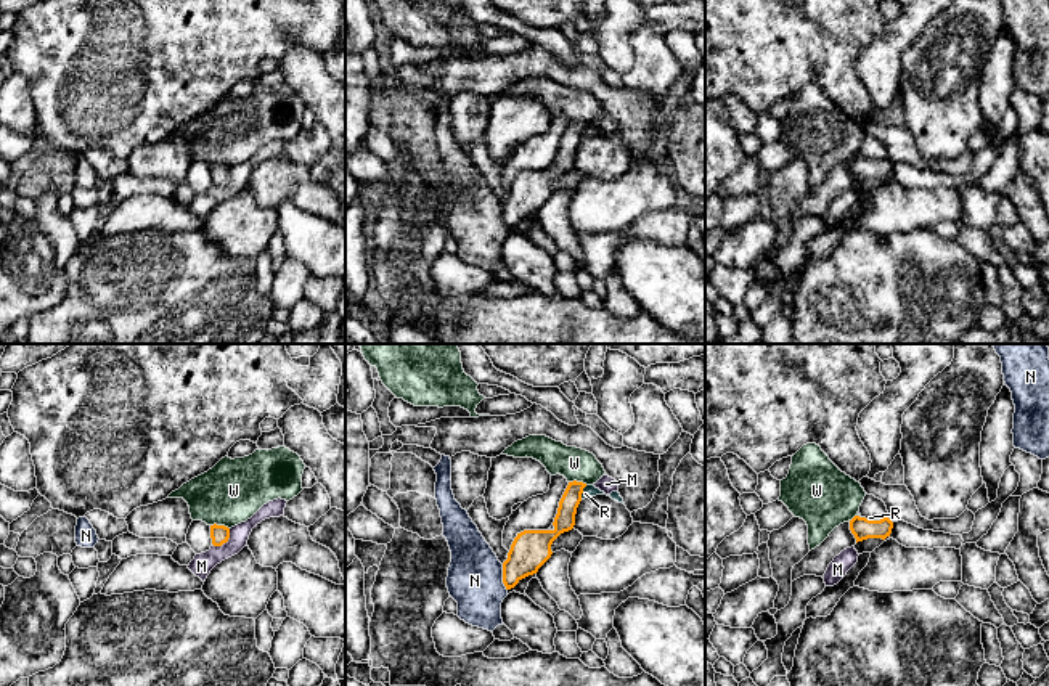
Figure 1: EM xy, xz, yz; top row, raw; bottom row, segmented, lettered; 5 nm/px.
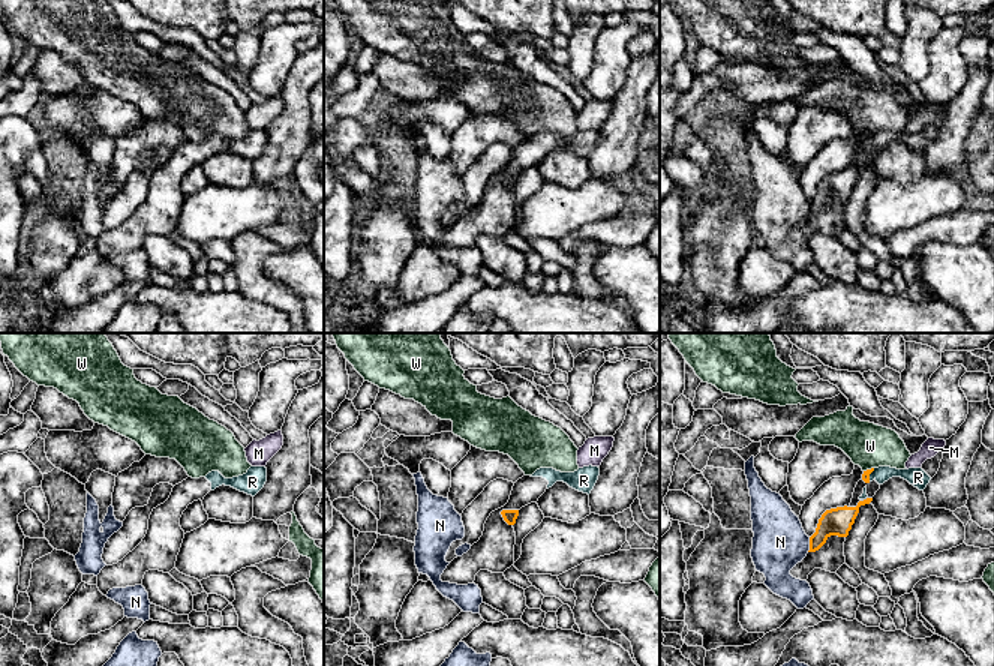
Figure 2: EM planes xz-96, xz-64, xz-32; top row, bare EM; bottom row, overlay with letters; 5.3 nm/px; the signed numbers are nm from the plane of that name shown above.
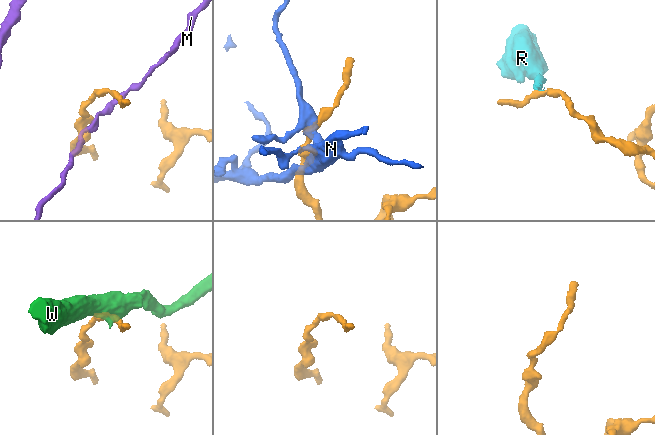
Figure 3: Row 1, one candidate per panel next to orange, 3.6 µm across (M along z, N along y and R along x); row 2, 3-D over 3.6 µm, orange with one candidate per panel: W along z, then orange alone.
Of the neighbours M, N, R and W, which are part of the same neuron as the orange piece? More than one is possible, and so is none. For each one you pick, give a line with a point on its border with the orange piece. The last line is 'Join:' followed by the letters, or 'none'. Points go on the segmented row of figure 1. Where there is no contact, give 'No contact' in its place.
Join: none

